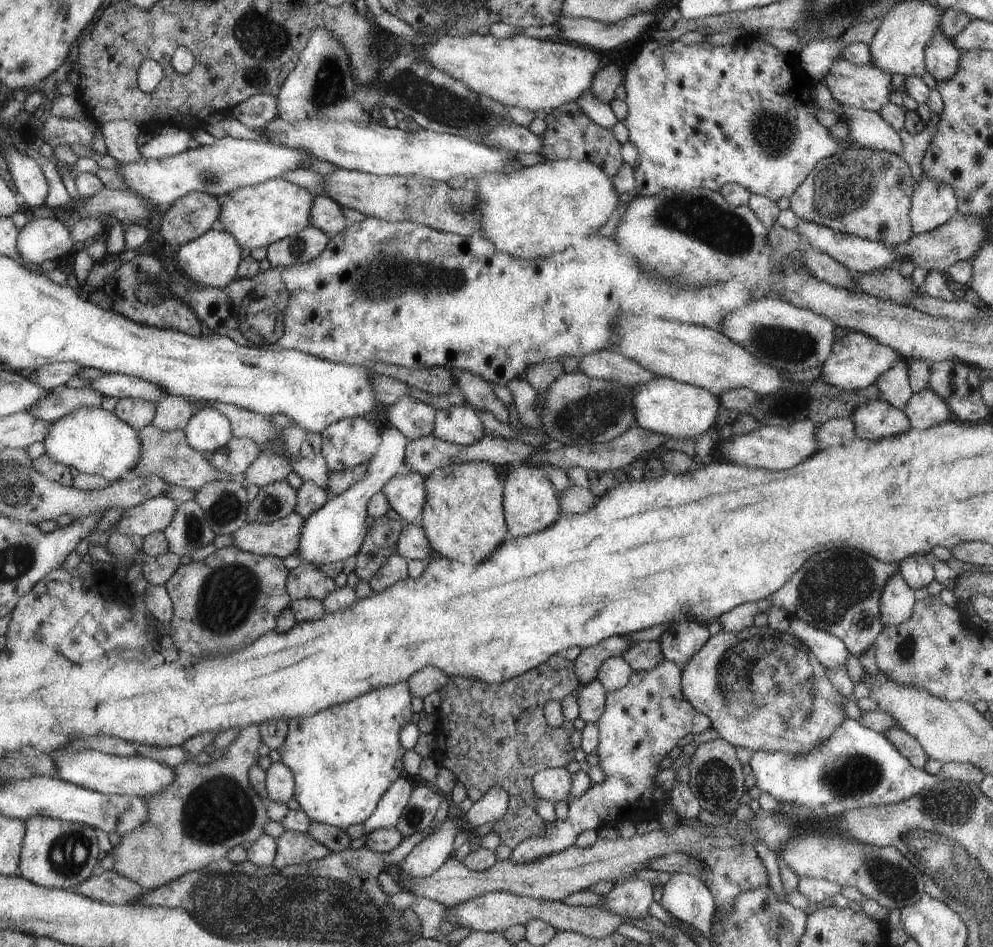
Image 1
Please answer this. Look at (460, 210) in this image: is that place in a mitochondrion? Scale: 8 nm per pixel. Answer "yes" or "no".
yes

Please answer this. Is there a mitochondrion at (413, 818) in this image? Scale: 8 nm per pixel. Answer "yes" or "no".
yes

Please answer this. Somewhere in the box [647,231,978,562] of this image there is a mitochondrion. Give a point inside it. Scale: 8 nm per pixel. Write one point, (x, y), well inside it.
(782, 346)

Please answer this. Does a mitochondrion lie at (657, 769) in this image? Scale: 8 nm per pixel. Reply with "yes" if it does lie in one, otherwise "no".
no

